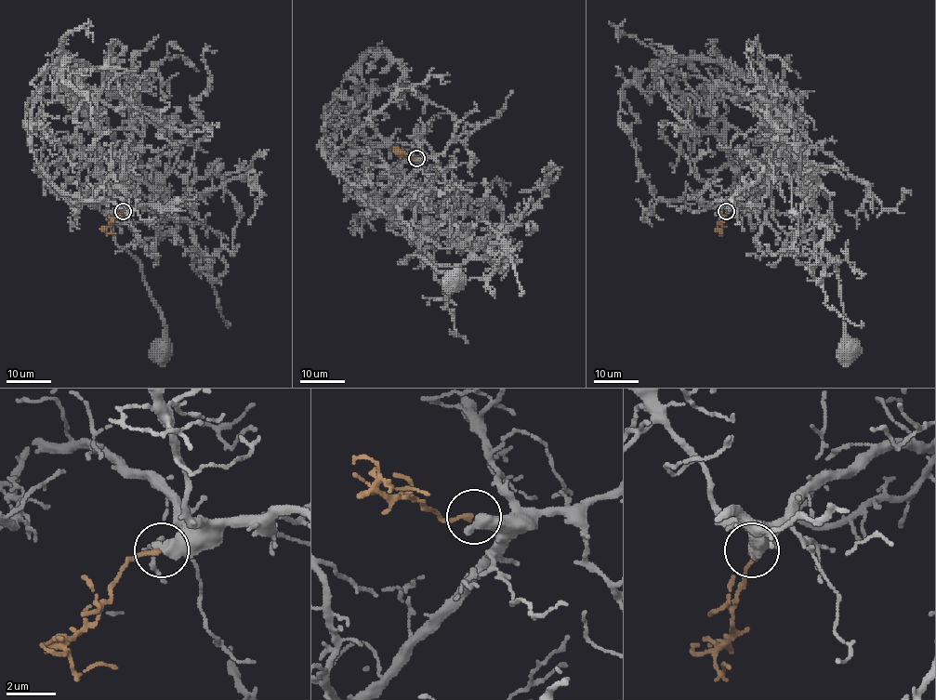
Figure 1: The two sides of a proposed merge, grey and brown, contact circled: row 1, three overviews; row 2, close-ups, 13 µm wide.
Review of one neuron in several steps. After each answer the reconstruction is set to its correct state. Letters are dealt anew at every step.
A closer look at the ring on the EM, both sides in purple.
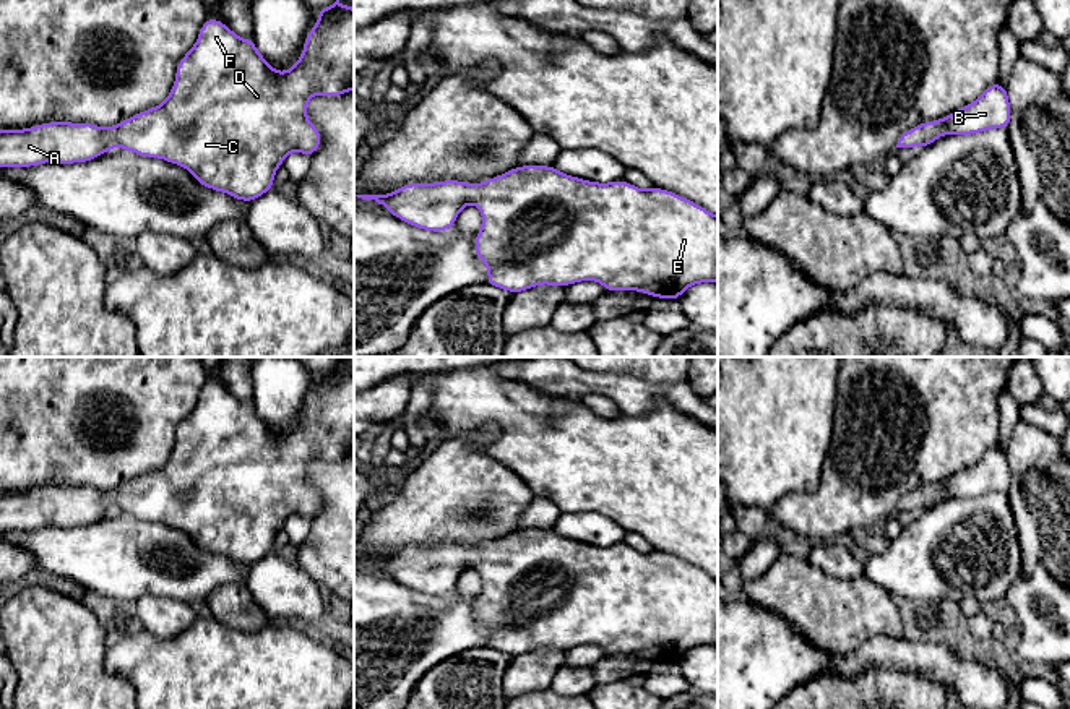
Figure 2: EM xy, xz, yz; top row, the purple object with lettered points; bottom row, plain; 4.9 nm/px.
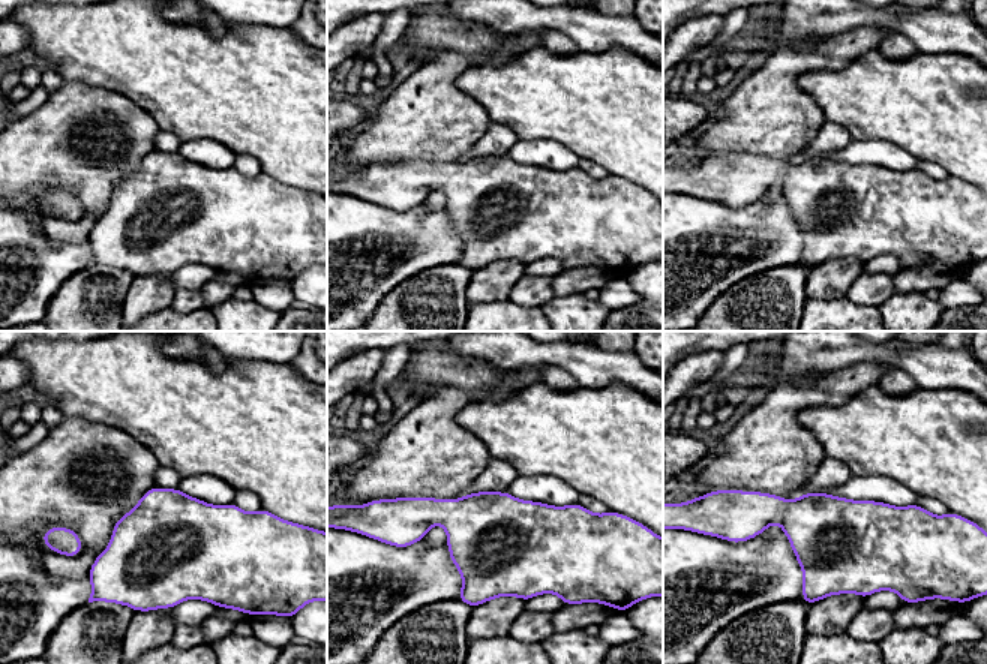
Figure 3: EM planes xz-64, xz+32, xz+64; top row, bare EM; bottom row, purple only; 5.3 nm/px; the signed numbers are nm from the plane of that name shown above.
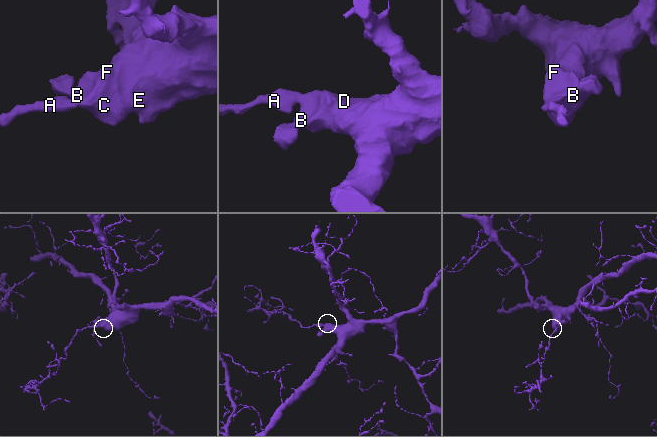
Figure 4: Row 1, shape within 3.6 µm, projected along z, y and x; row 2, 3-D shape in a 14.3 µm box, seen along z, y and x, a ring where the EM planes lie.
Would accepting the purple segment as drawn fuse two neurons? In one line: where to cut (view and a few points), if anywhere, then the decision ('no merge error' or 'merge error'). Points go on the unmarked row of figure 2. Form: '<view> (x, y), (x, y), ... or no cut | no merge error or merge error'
no cut | no merge error

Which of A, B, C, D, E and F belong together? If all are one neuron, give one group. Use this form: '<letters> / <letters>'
A B C D E F

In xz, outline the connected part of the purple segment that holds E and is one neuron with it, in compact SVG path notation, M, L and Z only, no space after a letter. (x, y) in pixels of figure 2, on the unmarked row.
M518 529L507 534L502 539L487 542L484 547L469 547L461 544L440 544L434 547L404 547L396 555L386 558L356 558L362 563L375 563L385 569L388 576L409 589L419 591L429 595L445 595L456 587L459 574L466 568L476 568L482 576L482 591L476 597L474 618L487 628L489 638L484 647L495 649L507 655L516 657L529 654L534 649L572 649L581 644L601 646L606 655L636 654L648 657L654 662L679 664L680 659L693 647L718 646L718 579L705 573L703 569L664 552L653 550L649 553L638 552L625 544L614 544L609 547L589 545L559 535L554 529Z

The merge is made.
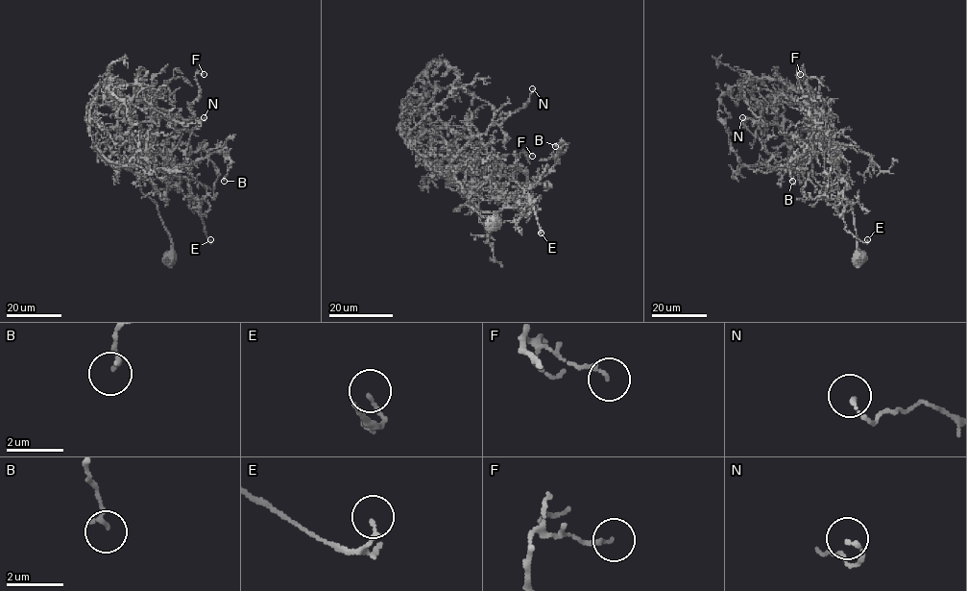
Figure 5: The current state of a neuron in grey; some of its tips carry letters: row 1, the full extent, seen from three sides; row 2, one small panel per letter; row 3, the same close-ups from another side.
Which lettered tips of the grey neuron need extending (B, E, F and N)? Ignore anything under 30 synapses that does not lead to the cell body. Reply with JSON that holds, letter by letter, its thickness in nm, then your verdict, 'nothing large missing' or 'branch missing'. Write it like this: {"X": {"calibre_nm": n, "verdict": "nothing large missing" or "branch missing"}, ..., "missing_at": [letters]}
{"B": {"calibre_nm": 140, "verdict": "nothing large missing"}, "E": {"calibre_nm": 130, "verdict": "nothing large missing"}, "F": {"calibre_nm": 130, "verdict": "nothing large missing"}, "N": {"calibre_nm": 120, "verdict": "nothing large missing"}, "missing_at": []}

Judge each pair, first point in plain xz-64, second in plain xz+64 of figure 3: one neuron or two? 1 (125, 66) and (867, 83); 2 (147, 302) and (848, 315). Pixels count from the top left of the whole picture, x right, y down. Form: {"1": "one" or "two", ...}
{"1": "one", "2": "two"}

